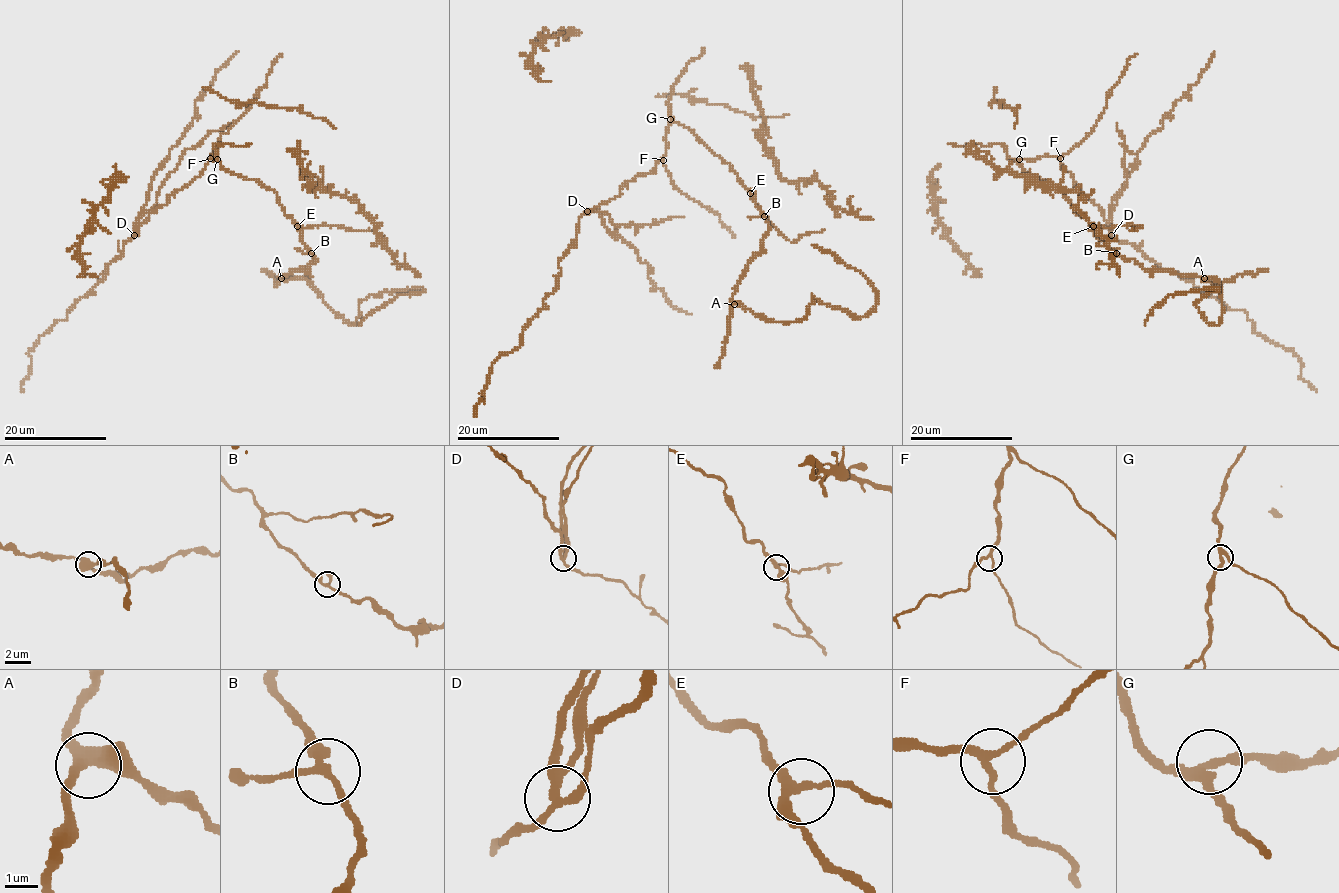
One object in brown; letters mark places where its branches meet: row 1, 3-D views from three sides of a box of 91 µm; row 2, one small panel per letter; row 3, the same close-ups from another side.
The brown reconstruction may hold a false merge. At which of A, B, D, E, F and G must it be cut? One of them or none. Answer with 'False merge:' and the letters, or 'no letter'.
False merge: D

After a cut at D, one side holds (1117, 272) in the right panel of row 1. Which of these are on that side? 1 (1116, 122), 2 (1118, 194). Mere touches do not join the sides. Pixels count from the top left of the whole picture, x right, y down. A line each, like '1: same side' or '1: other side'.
1: other side
2: other side

